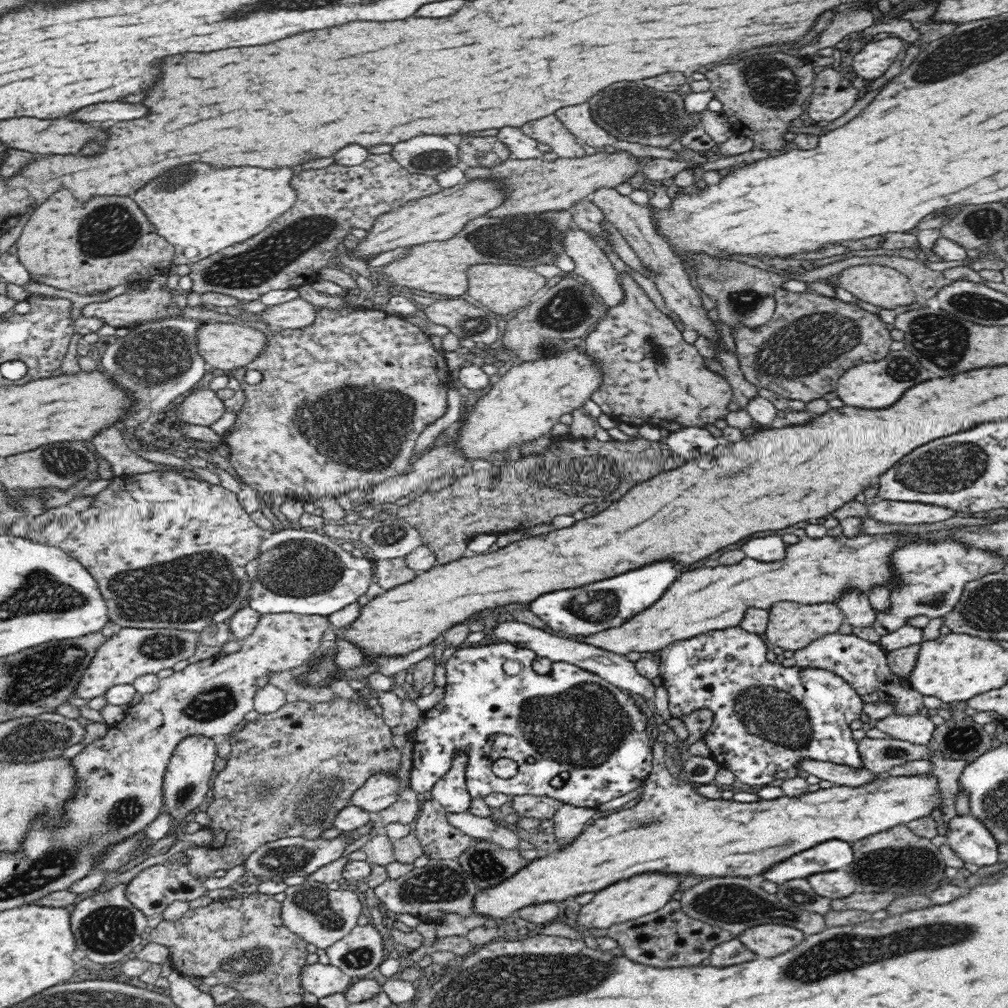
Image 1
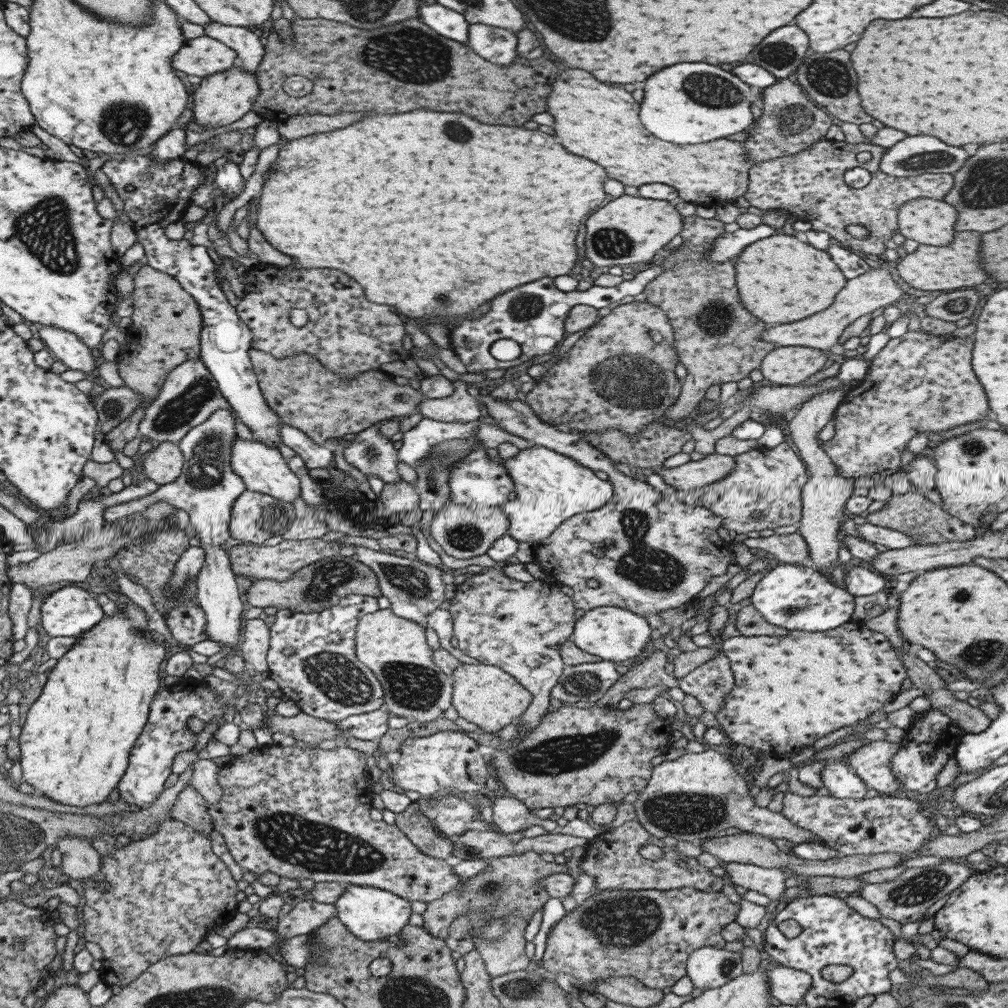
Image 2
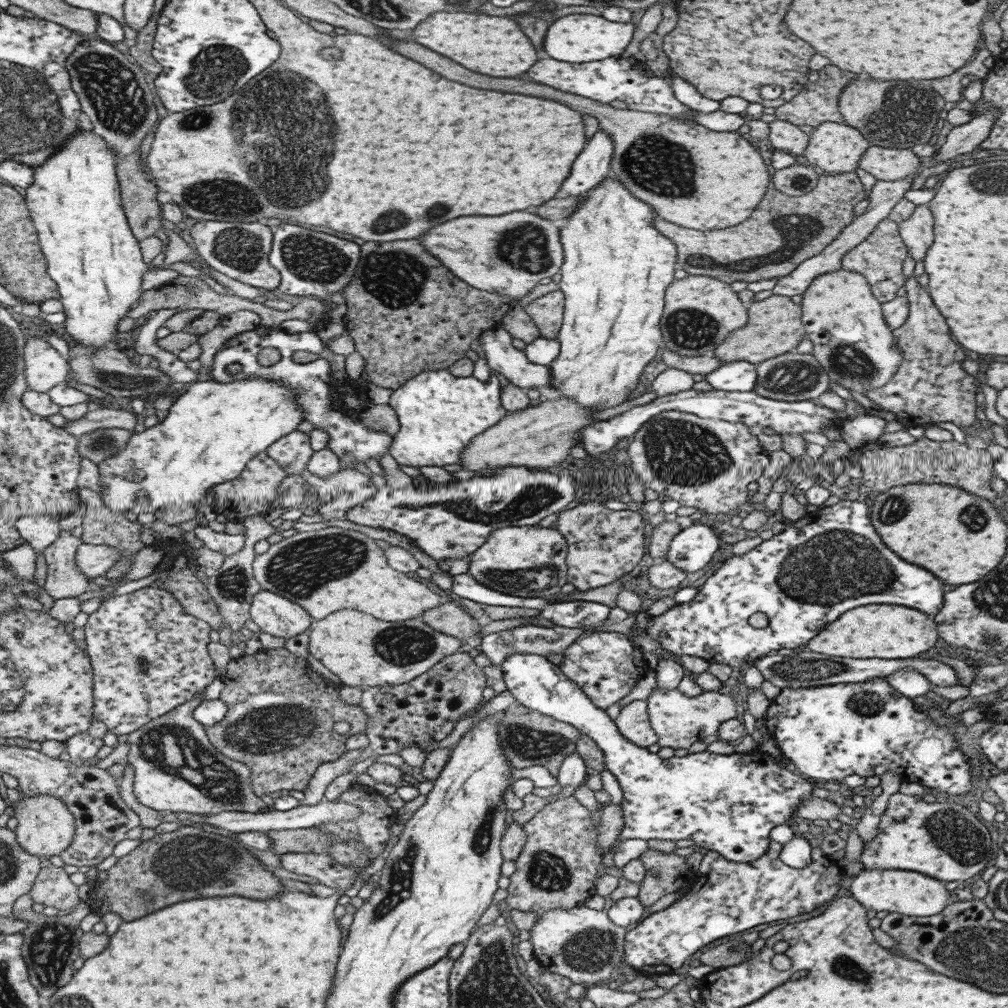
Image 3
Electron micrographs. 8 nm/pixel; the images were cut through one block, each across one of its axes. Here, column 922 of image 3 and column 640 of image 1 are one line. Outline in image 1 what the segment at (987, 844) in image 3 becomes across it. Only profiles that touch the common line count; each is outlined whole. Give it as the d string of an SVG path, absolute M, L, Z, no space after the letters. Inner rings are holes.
M654 760L654 768L650 771L645 785L646 790L643 790L644 794L640 794L640 797L634 802L633 807L628 808L628 810L624 809L610 814L597 815L594 820L588 824L587 828L580 832L580 834L578 834L579 836L567 846L549 850L548 852L540 852L538 857L530 860L524 868L520 868L516 874L511 878L508 878L506 881L503 881L501 884L488 888L477 888L474 898L472 898L472 914L507 922L516 915L517 911L525 906L542 904L544 902L559 903L569 897L576 897L579 894L584 894L584 892L596 892L602 890L607 886L616 884L618 881L629 880L638 874L692 874L694 877L744 877L746 879L758 880L762 878L763 874L766 874L768 870L773 866L776 866L779 862L784 862L784 860L794 856L794 854L801 853L803 850L808 850L822 842L827 842L831 839L841 839L846 843L852 844L862 838L873 836L873 834L876 834L877 832L888 830L894 826L900 824L907 825L911 821L930 815L933 808L940 807L938 781L936 781L934 774L931 777L928 777L928 775L894 777L887 774L886 777L882 777L873 783L868 783L858 788L833 785L830 788L820 788L814 792L808 791L806 794L801 794L800 796L784 795L782 798L775 798L774 800L760 799L757 802L746 803L734 801L734 799L706 798L697 793L694 788L690 787L689 781L680 782L680 780L672 778L670 771L667 769L667 765L658 764L658 762Z

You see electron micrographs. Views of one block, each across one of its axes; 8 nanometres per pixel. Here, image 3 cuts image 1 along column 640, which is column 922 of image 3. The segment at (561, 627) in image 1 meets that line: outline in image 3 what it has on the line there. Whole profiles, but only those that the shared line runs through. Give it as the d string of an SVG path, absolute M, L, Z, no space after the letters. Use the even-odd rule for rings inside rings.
M846 499L819 510L811 509L796 521L788 522L783 531L761 541L741 557L735 557L731 553L701 587L697 588L697 594L691 601L677 603L661 615L655 615L651 611L648 625L640 631L659 642L658 653L674 654L677 657L696 656L709 663L718 662L742 668L767 656L773 650L793 649L800 644L806 644L837 616L861 604L879 604L881 600L881 604L899 604L931 616L939 614L943 606L941 582L927 570L897 558L871 526L869 511L869 503L864 499ZM756 612L767 617L767 626L764 628L753 628L747 623L749 616Z

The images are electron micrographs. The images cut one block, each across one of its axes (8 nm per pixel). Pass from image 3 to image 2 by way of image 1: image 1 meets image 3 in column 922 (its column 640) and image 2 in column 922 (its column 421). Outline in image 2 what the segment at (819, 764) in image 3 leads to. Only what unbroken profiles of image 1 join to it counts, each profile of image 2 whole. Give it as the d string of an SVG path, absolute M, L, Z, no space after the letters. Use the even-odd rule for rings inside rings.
M929 709L923 716L915 717L905 730L905 736L899 742L899 750L893 754L889 767L895 771L897 781L907 791L929 793L935 788L935 776L947 759L954 756L954 749L962 736L960 727L951 718L939 710Z

